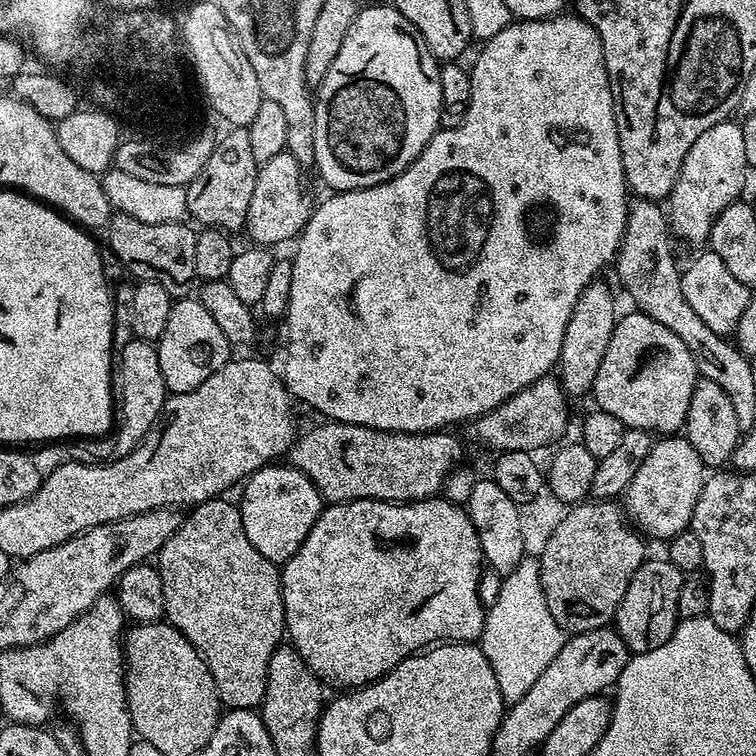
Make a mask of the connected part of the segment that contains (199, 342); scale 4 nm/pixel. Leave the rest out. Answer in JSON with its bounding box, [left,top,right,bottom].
[156,298,230,394]

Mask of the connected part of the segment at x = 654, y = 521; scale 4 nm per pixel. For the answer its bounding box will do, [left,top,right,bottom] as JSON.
[622,434,706,542]

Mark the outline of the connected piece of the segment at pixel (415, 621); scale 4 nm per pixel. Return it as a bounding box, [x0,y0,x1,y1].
[280,498,485,690]

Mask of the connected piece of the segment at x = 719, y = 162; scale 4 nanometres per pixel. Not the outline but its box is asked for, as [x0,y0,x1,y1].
[666,118,750,241]

